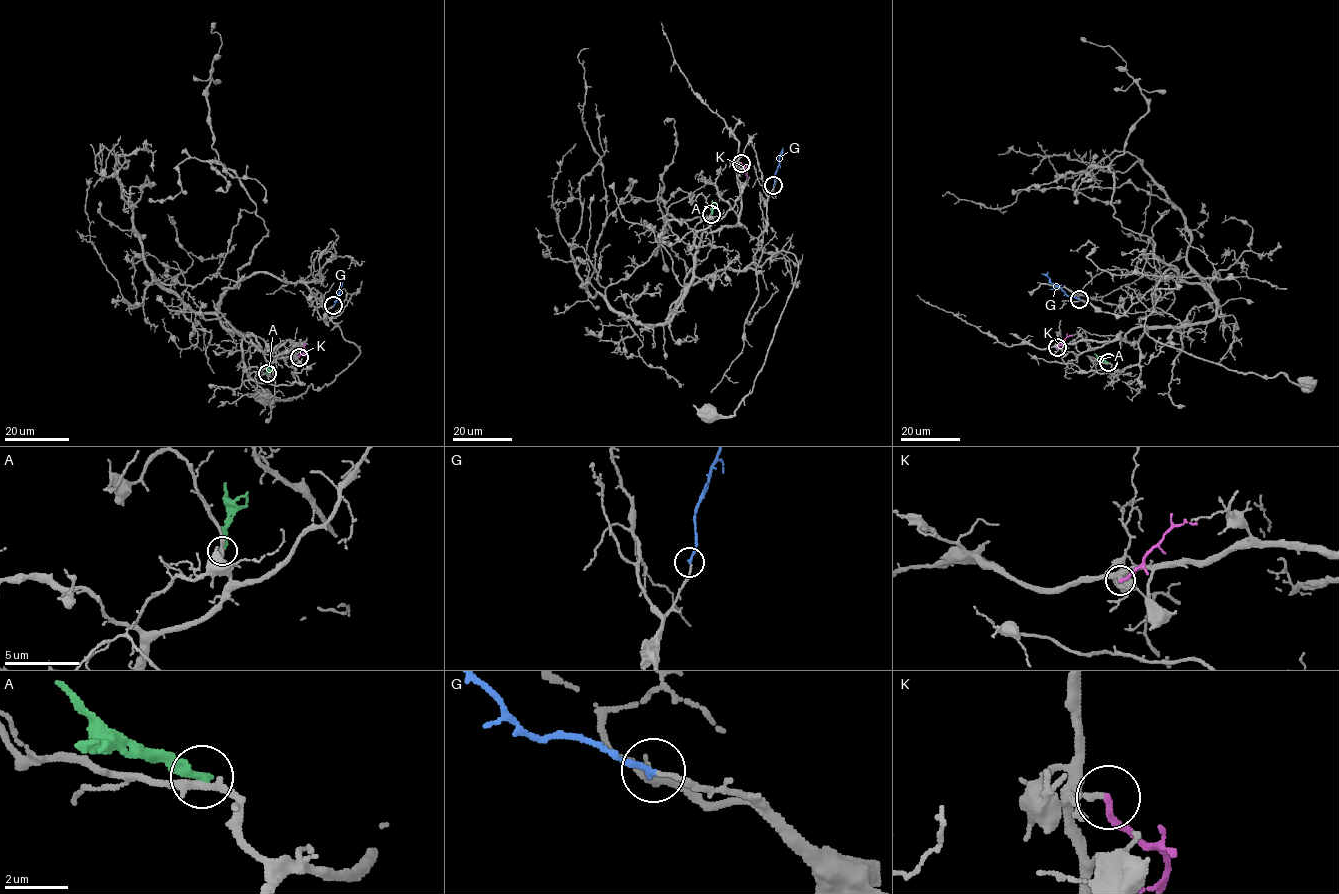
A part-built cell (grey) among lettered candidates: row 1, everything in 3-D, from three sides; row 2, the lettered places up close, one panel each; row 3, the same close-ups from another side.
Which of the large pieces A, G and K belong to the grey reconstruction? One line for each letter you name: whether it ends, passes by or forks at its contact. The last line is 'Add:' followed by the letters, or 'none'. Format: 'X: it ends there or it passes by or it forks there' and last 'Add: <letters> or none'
G: it ends there
Add: G

